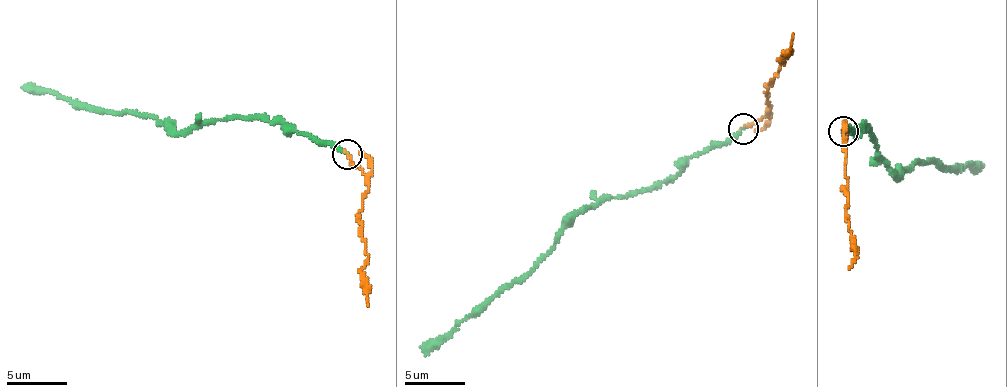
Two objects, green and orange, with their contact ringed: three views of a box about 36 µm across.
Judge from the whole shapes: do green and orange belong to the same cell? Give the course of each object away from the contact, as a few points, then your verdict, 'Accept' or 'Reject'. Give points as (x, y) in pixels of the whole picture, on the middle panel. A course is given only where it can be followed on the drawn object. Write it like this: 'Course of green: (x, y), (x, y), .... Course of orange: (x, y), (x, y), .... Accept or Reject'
Course of green: (744, 128), (694, 153), (673, 178), (577, 212), (527, 274), (502, 285), (445, 336), (420, 347). Course of orange: (744, 128), (771, 109), (766, 94), (781, 64), (785, 62), (780, 60), (790, 49), (793, 34). Reject

